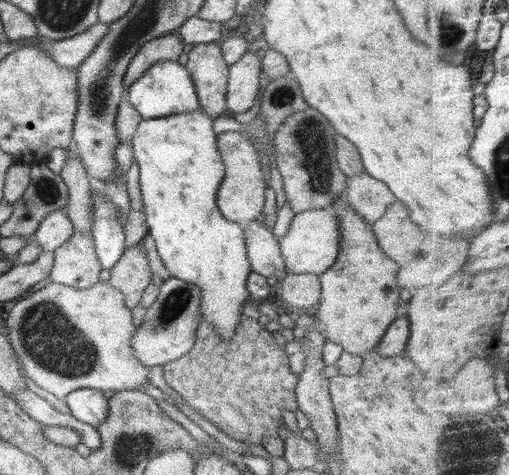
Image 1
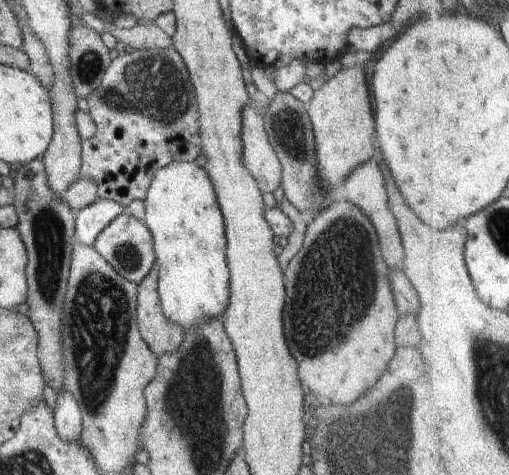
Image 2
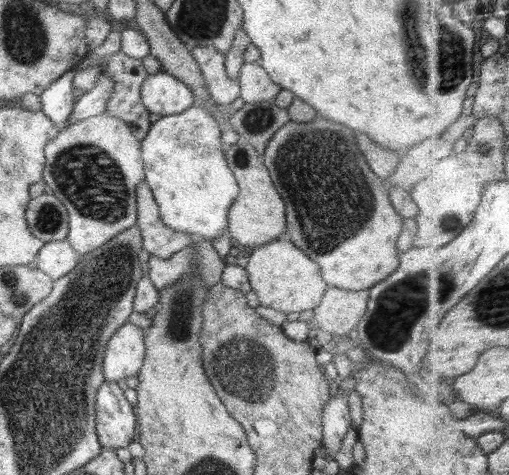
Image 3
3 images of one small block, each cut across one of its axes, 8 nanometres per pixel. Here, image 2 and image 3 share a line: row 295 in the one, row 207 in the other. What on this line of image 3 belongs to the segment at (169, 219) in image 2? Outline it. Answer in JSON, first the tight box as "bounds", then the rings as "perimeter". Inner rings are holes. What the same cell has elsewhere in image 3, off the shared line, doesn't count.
{"bounds":[140,103,239,242],"perimeter":[[[197,103],[181,113],[163,115],[158,121],[152,123],[140,145],[144,162],[144,181],[153,192],[162,222],[172,230],[188,234],[194,239],[210,242],[227,233],[228,210],[239,193],[236,177],[227,164],[220,143],[223,128],[224,122],[219,116],[207,113],[203,104]]]}

